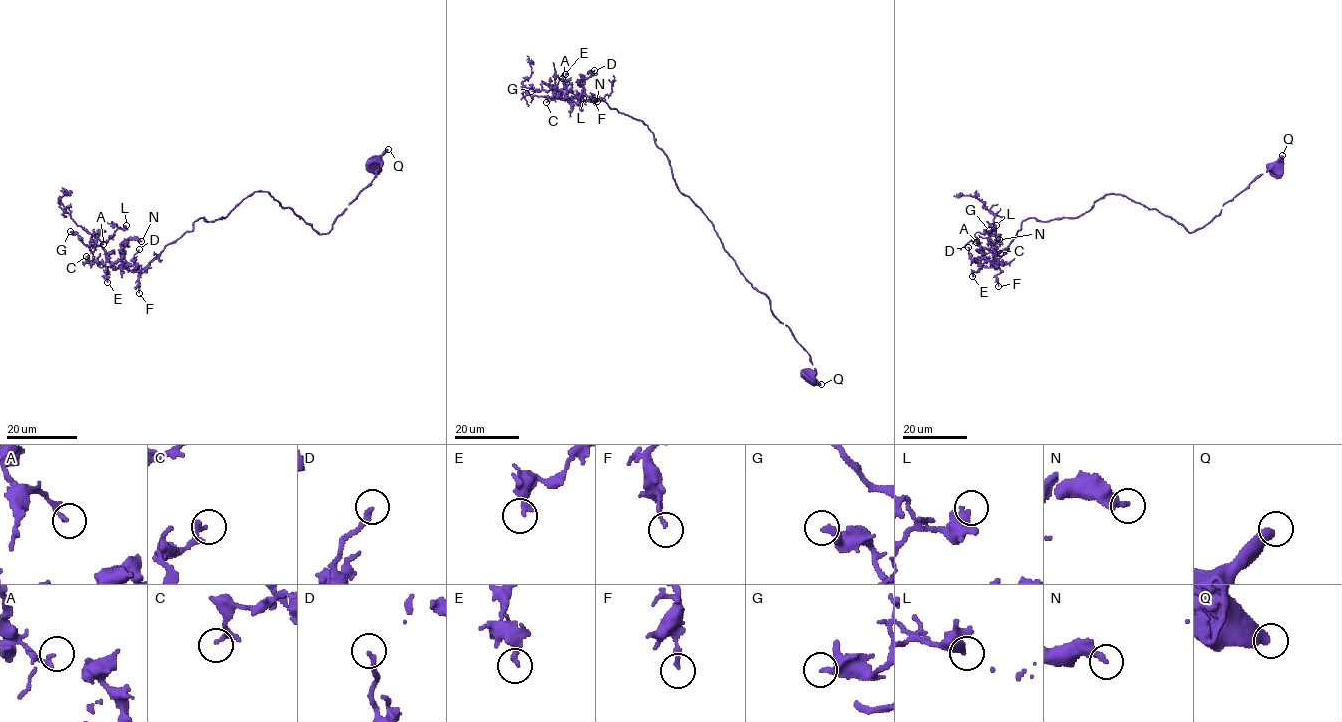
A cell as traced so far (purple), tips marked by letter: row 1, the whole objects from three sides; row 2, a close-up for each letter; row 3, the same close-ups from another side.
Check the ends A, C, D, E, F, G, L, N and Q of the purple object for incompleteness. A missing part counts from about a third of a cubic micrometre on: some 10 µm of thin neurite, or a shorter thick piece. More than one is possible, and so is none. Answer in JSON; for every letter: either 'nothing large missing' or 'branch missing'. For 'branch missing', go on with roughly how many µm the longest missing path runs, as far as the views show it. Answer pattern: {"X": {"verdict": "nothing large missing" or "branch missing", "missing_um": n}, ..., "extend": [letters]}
{"A": {"verdict": "nothing large missing"}, "C": {"verdict": "nothing large missing"}, "D": {"verdict": "nothing large missing"}, "E": {"verdict": "nothing large missing"}, "F": {"verdict": "nothing large missing"}, "G": {"verdict": "branch missing", "missing_um": 5}, "L": {"verdict": "nothing large missing"}, "N": {"verdict": "nothing large missing"}, "Q": {"verdict": "nothing large missing"}, "extend": ["G"]}

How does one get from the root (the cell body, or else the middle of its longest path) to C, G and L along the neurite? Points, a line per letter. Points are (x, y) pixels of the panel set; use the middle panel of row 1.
C: (810, 376), (810, 354), (739, 270), (711, 221), (679, 190), (648, 127), (585, 95), (554, 95), (546, 102)
G: (810, 376), (810, 354), (739, 270), (711, 221), (679, 190), (648, 127), (598, 98), (531, 91)
L: (810, 376), (810, 354), (739, 270), (711, 221), (679, 190), (653, 133), (598, 98), (560, 99), (583, 98)

